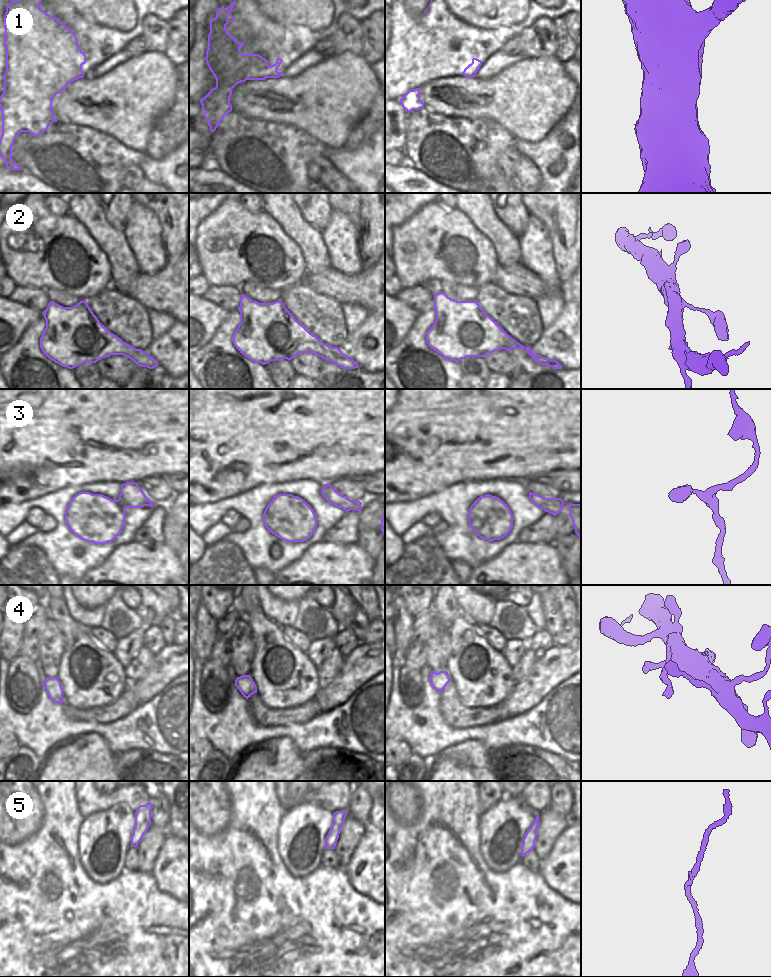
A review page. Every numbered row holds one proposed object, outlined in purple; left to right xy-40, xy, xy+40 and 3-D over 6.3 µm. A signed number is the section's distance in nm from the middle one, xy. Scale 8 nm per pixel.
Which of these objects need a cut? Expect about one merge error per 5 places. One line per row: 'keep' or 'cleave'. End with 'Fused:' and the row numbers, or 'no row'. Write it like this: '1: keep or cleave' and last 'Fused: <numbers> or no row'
1: cleave
2: keep
3: keep
4: keep
5: keep
Fused: 1

